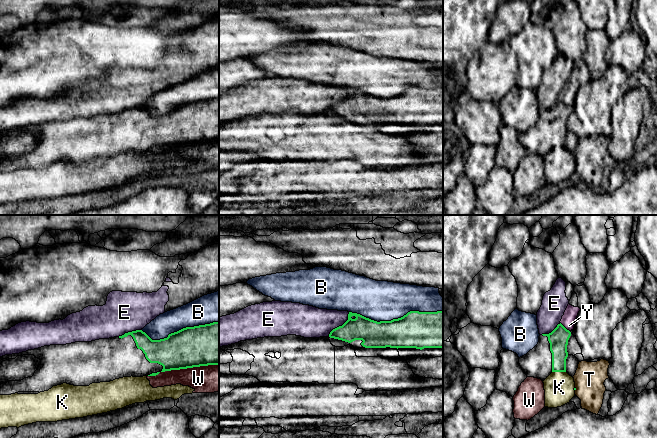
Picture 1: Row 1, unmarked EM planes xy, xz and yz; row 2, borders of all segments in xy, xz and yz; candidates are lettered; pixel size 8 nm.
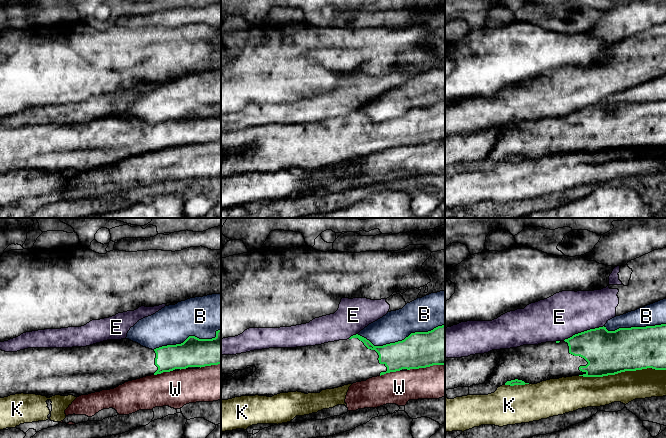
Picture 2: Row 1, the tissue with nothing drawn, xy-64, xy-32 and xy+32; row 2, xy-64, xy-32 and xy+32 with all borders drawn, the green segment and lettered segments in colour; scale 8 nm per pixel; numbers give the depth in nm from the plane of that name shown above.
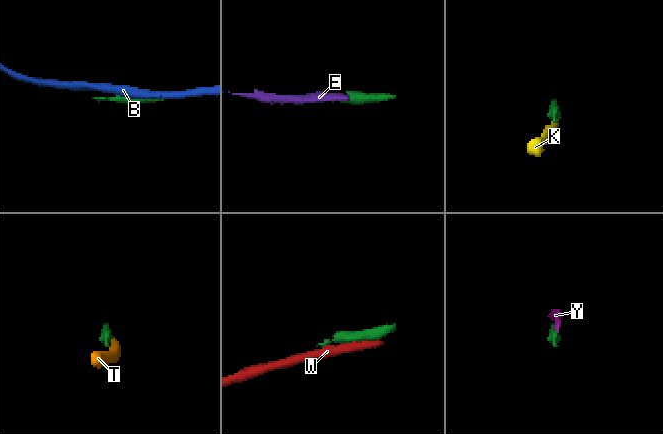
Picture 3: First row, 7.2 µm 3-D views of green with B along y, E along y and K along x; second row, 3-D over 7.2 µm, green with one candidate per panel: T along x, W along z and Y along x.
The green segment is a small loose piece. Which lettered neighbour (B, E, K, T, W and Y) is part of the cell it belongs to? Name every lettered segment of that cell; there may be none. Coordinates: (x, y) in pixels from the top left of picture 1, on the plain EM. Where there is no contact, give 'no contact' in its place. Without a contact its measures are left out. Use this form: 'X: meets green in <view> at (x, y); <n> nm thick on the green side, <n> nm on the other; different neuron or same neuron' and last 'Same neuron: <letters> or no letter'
B: meets green in xz at (395, 95); 300 nm thick on the green side, 320 nm on the other; different neuron
E: meets green in xz at (340, 102); 190 nm thick on the green side, 260 nm on the other; different neuron
K: meets green in yz at (559, 147); 150 nm thick on the green side, 240 nm on the other; different neuron
T: no contact; different neuron
W: meets green in xy at (183, 144); 320 nm thick on the green side, 220 nm on the other; different neuron
Y: meets green in yz at (564, 103); 160 nm thick on the green side, 110 nm on the other; different neuron
Same neuron: no letter

